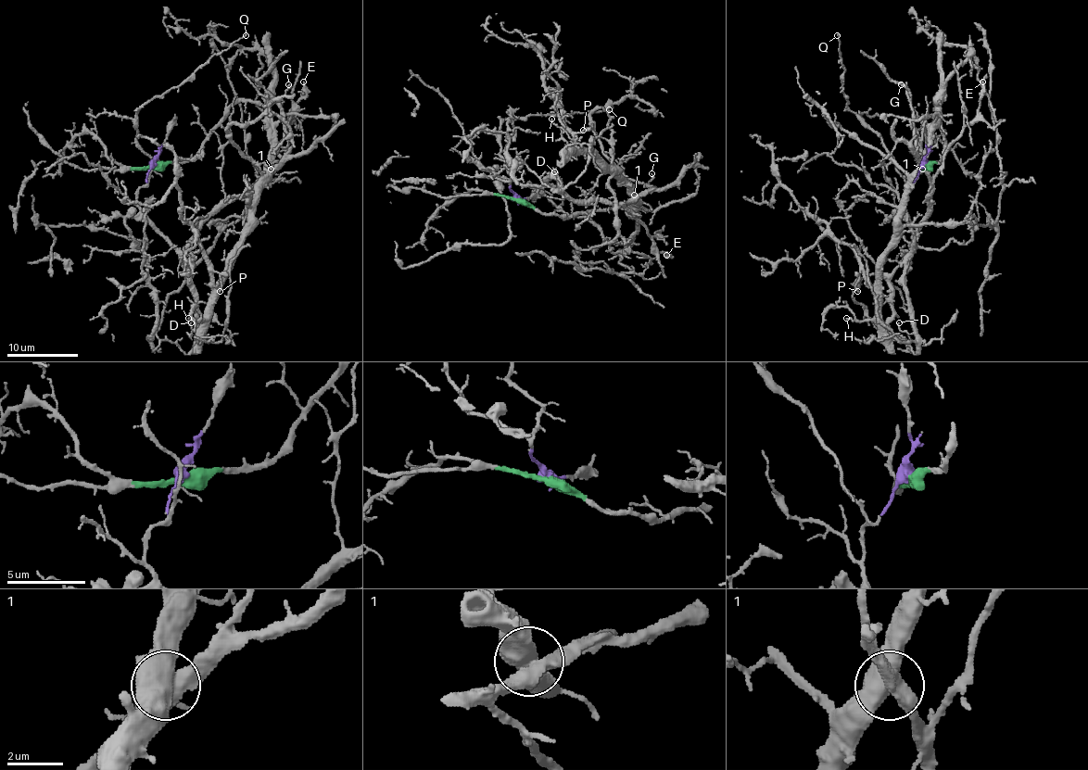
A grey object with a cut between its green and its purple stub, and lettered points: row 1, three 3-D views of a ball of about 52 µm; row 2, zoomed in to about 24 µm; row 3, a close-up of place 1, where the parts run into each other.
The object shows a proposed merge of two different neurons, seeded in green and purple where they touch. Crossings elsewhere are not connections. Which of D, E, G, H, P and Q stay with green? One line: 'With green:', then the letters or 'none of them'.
With green: H, P

